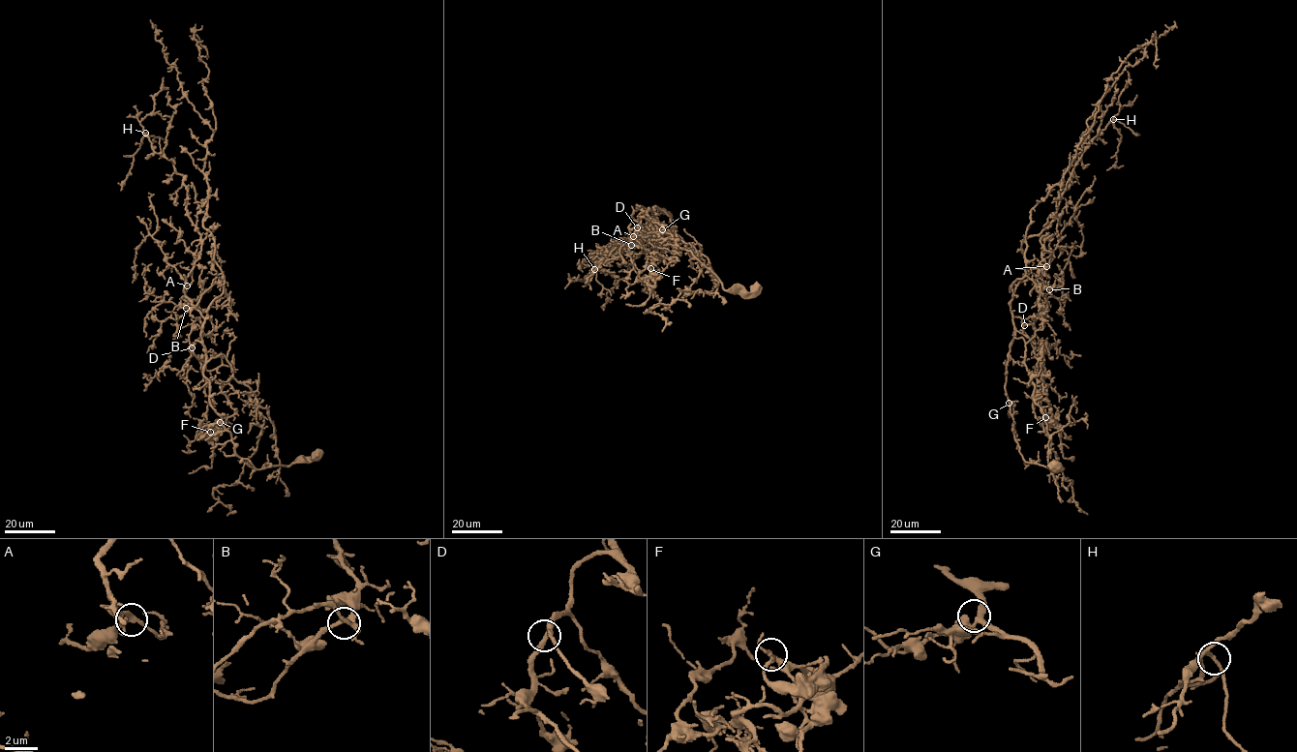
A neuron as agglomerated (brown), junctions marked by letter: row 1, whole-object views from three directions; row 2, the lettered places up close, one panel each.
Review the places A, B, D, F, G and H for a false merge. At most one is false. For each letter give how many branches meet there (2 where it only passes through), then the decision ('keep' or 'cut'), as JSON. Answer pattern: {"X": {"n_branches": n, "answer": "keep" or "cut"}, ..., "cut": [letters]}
{"A": {"n_branches": 3, "answer": "keep"}, "B": {"n_branches": 3, "answer": "keep"}, "D": {"n_branches": 3, "answer": "keep"}, "F": {"n_branches": 3, "answer": "keep"}, "G": {"n_branches": 3, "answer": "keep"}, "H": {"n_branches": 3, "answer": "keep"}, "cut": []}

